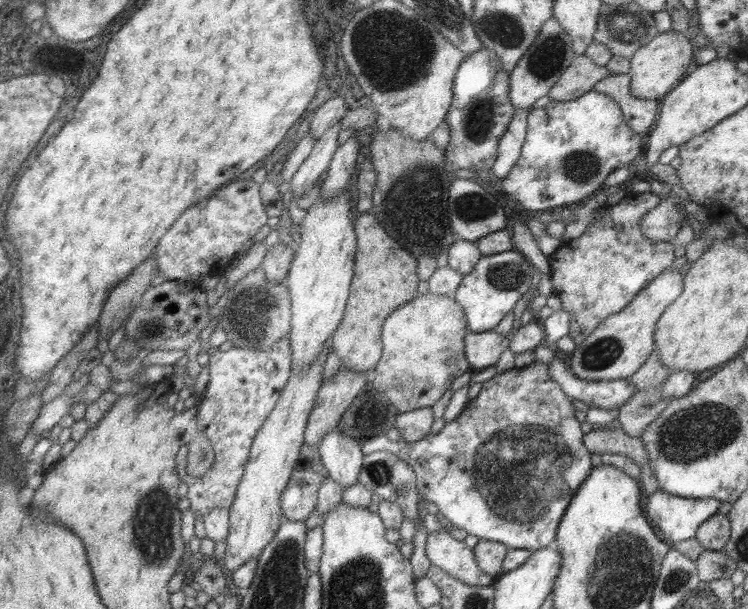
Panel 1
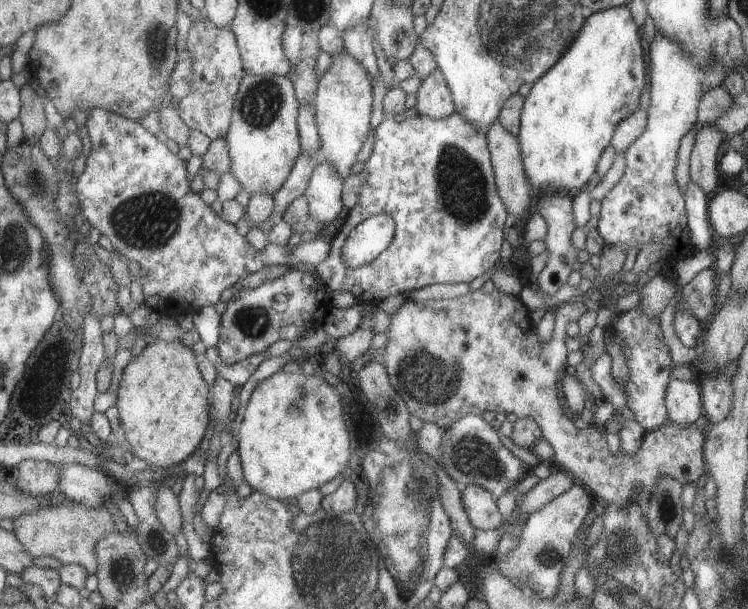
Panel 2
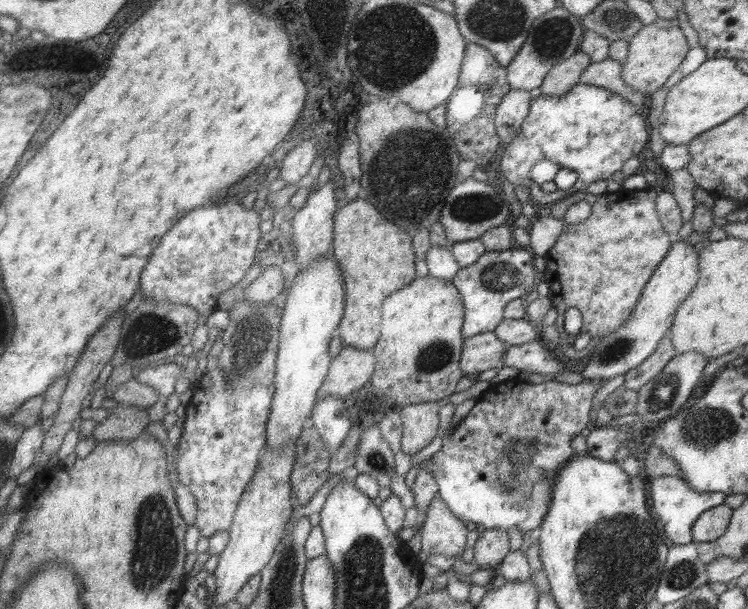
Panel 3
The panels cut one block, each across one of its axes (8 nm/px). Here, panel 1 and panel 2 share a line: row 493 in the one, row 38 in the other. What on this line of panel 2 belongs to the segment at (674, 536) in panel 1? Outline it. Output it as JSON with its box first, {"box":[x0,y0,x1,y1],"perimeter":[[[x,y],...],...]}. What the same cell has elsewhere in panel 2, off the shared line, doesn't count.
{"box":[596,30,725,265],"perimeter":[[[658,30],[649,45],[650,104],[647,109],[647,124],[643,133],[631,142],[628,148],[625,148],[626,164],[623,176],[600,201],[601,210],[596,230],[603,239],[603,246],[616,247],[625,253],[629,248],[638,248],[640,251],[649,243],[659,245],[663,252],[659,262],[665,265],[667,261],[674,263],[686,257],[689,258],[697,251],[690,242],[690,231],[687,227],[684,208],[684,192],[675,181],[677,152],[683,136],[691,132],[695,126],[700,95],[703,91],[721,84],[725,74],[718,63],[705,67],[691,64],[682,52],[681,46],[662,36]]]}

